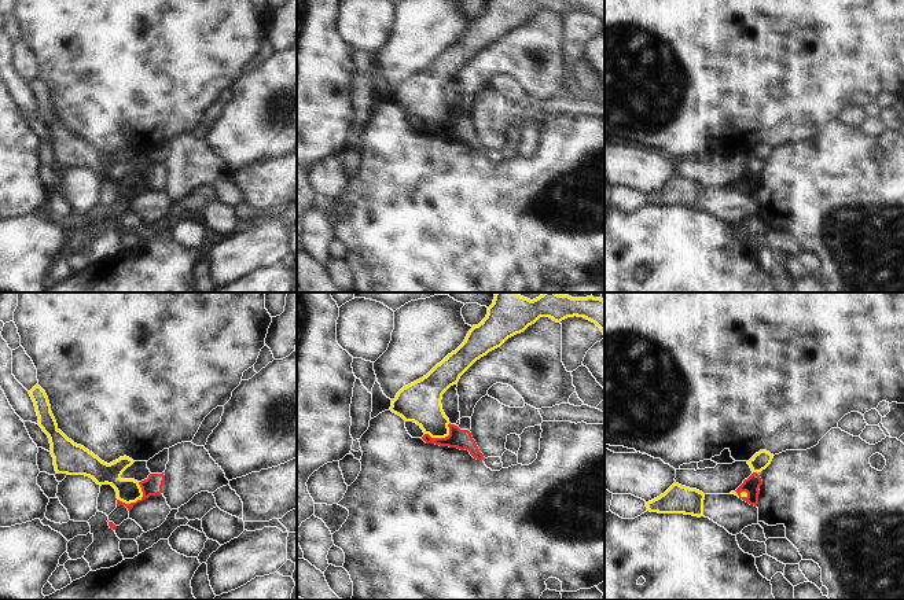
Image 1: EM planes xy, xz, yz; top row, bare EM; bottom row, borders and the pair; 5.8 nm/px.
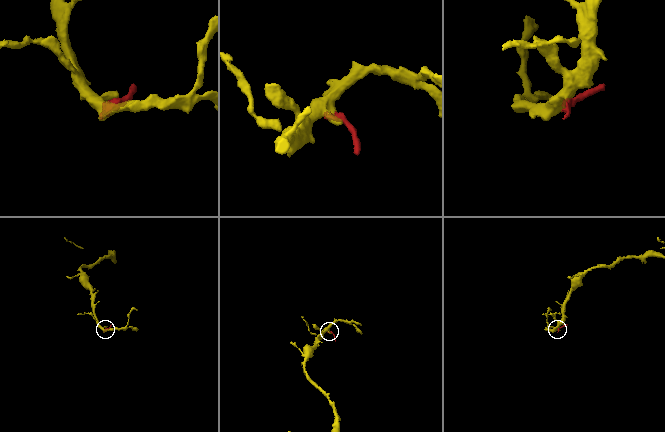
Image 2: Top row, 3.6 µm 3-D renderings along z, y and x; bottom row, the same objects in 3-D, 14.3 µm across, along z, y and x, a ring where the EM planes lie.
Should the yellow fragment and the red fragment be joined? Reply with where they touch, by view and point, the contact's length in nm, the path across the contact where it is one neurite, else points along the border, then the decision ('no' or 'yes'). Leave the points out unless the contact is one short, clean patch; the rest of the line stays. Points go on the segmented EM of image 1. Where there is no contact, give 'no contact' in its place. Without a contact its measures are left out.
xy (136, 500) | 170 nm | along xy (139, 482), (142, 492), (139, 499), (129, 503), (118, 500) | no

